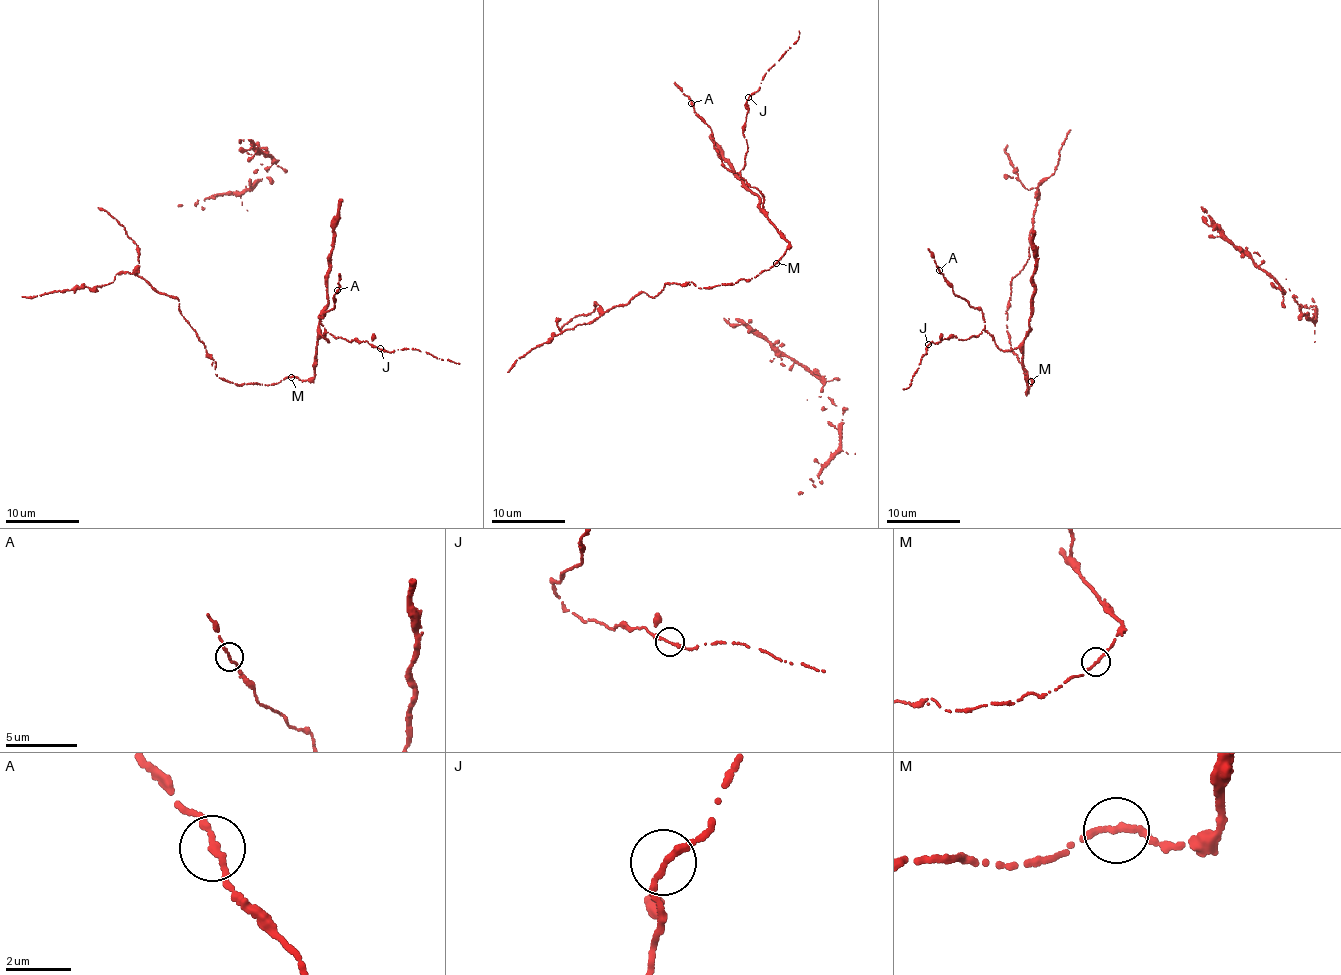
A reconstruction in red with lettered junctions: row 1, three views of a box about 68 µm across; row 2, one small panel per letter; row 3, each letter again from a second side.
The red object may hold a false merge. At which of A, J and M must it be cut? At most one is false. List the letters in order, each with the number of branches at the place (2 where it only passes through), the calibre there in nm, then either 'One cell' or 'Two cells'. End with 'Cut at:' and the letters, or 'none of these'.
A: Branches: 2. Thickness 200 nm. One cell
J: Branches: 2. Thickness 200 nm. One cell
M: Branches: 2. Thickness 200 nm. One cell
Cut at: none of these

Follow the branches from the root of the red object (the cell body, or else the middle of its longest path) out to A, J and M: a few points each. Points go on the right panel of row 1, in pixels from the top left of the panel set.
A: (1018, 357), (1033, 381), (1027, 391), (1023, 352), (997, 346), (982, 311), (952, 292), (939, 270)
J: (1018, 357), (1033, 381), (1027, 391), (1023, 352), (1005, 352), (985, 330), (928, 344)
M: (1018, 357), (1025, 376), (1032, 381)

